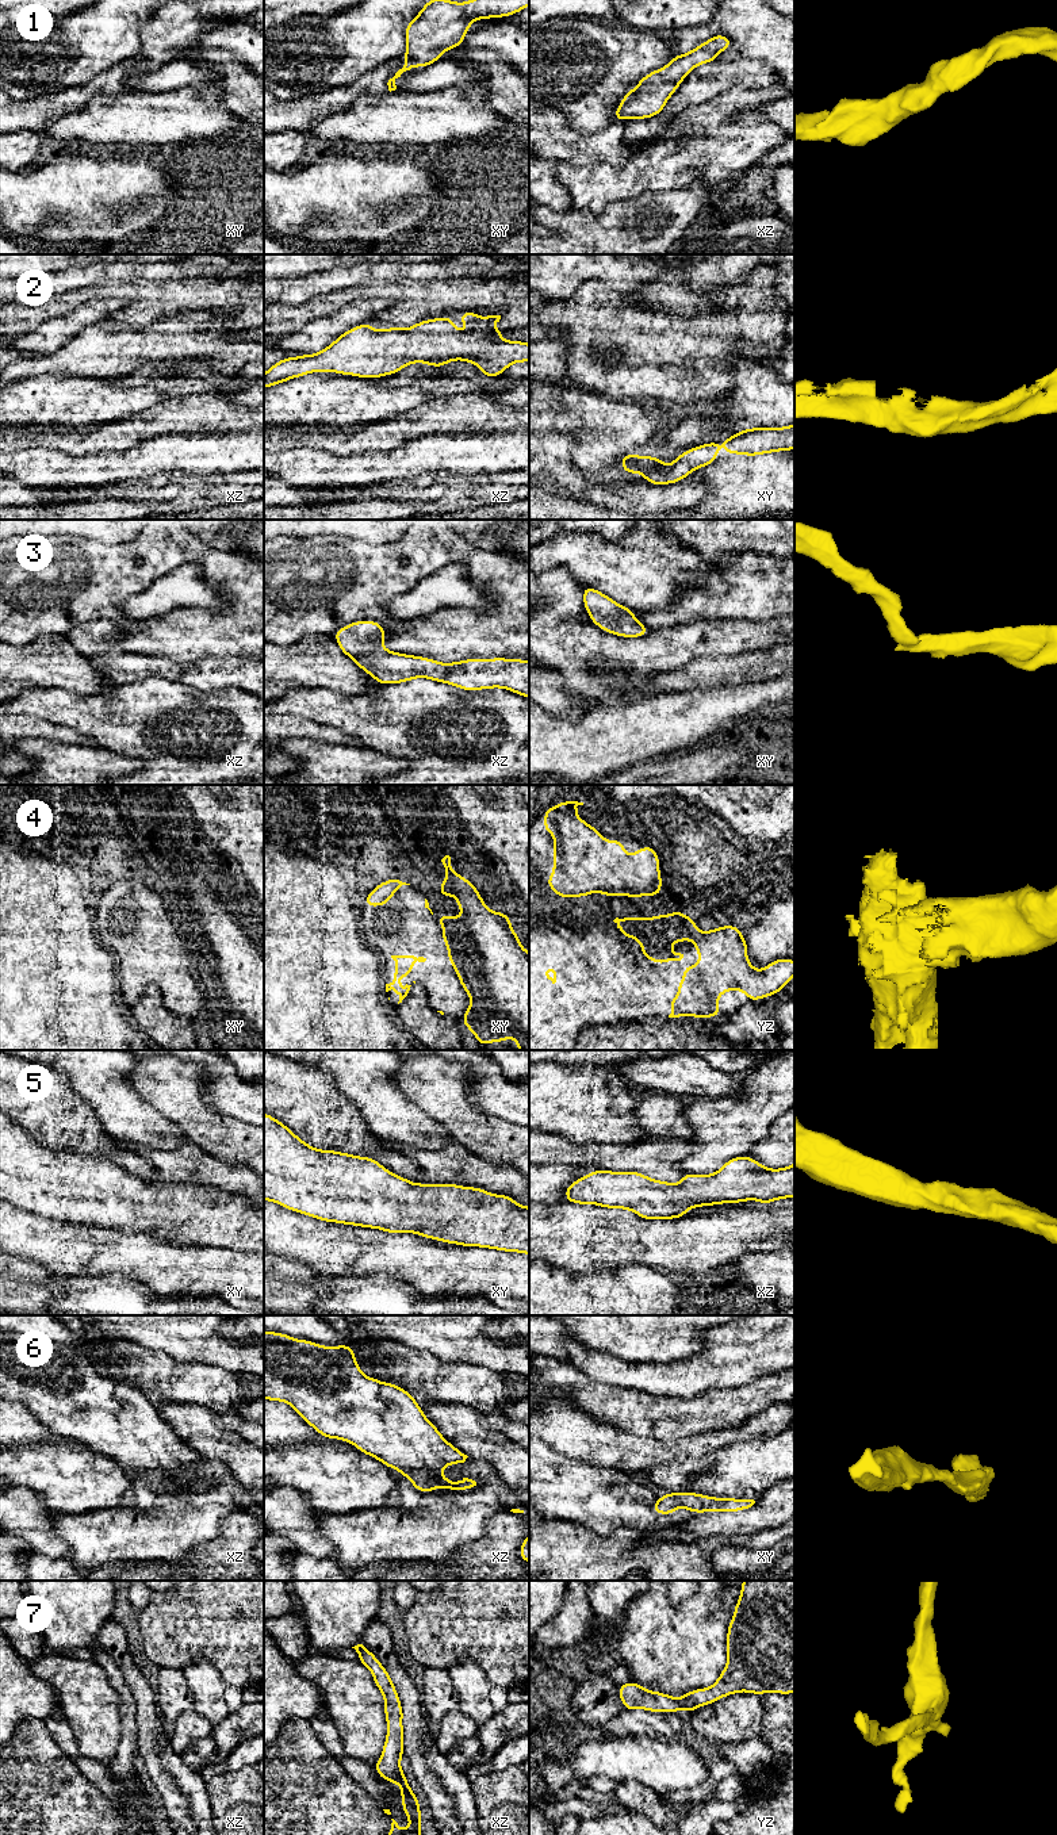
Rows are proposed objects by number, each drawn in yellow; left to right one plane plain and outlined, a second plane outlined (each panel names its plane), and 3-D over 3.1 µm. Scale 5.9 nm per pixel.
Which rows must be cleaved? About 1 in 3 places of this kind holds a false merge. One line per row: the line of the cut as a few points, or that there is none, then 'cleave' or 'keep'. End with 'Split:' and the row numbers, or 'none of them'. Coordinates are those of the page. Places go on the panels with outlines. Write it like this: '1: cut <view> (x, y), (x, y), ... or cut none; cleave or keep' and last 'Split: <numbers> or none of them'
1: cut none; keep
2: cut none; keep
3: cut none; keep
4: cut yz (669, 950), (655, 953), (651, 960); cleave
5: cut none; keep
6: cut none; keep
7: cut none; keep
Split: 4

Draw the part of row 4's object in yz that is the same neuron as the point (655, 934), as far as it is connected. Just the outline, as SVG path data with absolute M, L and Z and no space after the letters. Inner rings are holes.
M678 909L670 915L616 918L613 922L624 936L640 941L642 954L648 961L652 961L655 953L670 951L674 942L696 942L700 934L698 926Z

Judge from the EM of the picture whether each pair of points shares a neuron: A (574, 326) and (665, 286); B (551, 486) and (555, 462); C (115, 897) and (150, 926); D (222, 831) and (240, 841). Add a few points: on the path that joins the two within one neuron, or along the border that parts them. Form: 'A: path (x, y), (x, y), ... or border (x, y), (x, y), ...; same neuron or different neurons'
A: border (628, 294), (639, 306), (663, 314); different neurons
B: border (543, 474), (559, 487), (558, 493); different neurons
C: path (117, 908), (140, 926); same neuron
D: path (226, 835), (236, 841); same neuron

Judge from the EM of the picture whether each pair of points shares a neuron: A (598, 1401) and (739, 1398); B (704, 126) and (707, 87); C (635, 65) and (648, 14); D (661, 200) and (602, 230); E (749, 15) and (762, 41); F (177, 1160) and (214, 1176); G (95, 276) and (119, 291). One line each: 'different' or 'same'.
A: same
B: different
C: different
D: same
E: same
F: same
G: different

